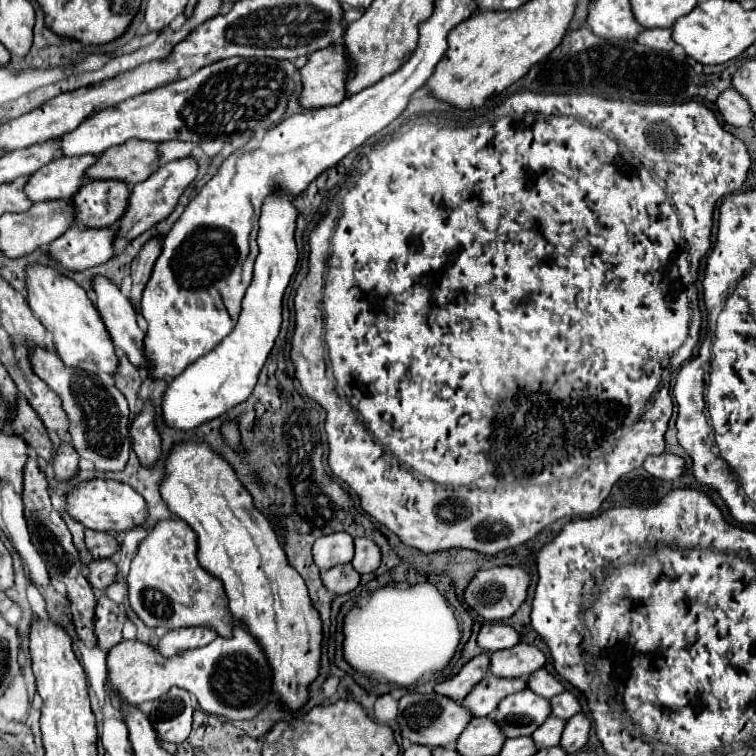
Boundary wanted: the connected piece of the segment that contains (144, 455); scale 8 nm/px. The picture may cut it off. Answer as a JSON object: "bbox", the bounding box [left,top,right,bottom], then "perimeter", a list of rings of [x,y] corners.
{"bbox":[131,403,161,467],"perimeter":[[[149,403],[143,405],[141,415],[131,423],[133,451],[137,453],[143,467],[155,465],[161,457],[161,437],[153,425],[153,407]]]}

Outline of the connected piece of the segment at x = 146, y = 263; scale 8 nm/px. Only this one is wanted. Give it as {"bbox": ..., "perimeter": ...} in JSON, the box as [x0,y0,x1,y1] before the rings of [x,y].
{"bbox":[131,237,161,301],"perimeter":[[[151,237],[139,251],[139,255],[131,263],[131,277],[133,277],[133,289],[131,289],[131,301],[141,301],[141,293],[149,281],[151,269],[161,253],[161,237]]]}

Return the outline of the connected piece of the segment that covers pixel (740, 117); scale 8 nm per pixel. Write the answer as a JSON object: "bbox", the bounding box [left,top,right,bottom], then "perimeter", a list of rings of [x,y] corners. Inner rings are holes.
{"bbox":[717,89,755,127],"perimeter":[[[735,89],[723,91],[717,99],[717,107],[719,107],[723,119],[735,127],[749,127],[755,119],[751,105]]]}

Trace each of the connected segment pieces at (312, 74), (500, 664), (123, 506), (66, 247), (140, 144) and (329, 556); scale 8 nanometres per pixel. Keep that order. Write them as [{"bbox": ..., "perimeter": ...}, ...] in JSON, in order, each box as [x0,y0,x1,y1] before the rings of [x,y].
[{"bbox":[297,45,349,109],"perimeter":[[[329,45],[311,53],[299,73],[303,89],[297,99],[303,109],[331,107],[345,99],[349,63],[343,45]]]},{"bbox":[491,643,545,677],"perimeter":[[[519,643],[491,655],[491,673],[497,677],[529,677],[537,669],[545,667],[545,663],[545,655],[535,645]]]},{"bbox":[67,479,149,533],"perimeter":[[[93,479],[89,483],[77,485],[69,493],[69,505],[67,511],[71,517],[81,521],[87,529],[93,531],[105,531],[105,533],[123,533],[133,527],[141,527],[147,523],[149,511],[145,499],[129,485],[119,481],[107,481],[107,479]]]},{"bbox":[47,227,115,271],"perimeter":[[[69,227],[49,245],[47,253],[67,271],[85,271],[113,257],[113,239],[115,233],[111,229],[87,229],[83,233]]]},{"bbox":[85,141,157,185],"perimeter":[[[127,141],[127,145],[117,145],[115,149],[107,149],[107,153],[99,155],[99,159],[85,171],[85,181],[113,179],[123,181],[127,185],[135,185],[145,181],[151,175],[151,165],[157,161],[157,143],[151,141]]]},{"bbox":[313,531,355,571],"perimeter":[[[345,531],[323,535],[313,545],[313,557],[315,557],[315,563],[321,571],[331,569],[333,565],[349,563],[353,559],[353,555],[355,555],[353,537]]]}]

